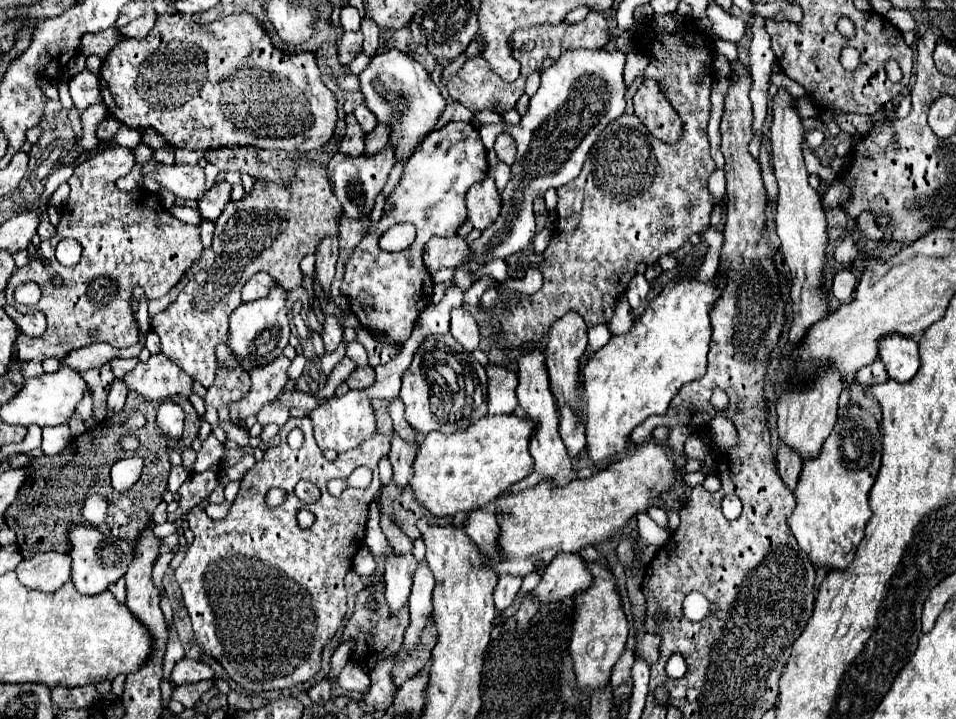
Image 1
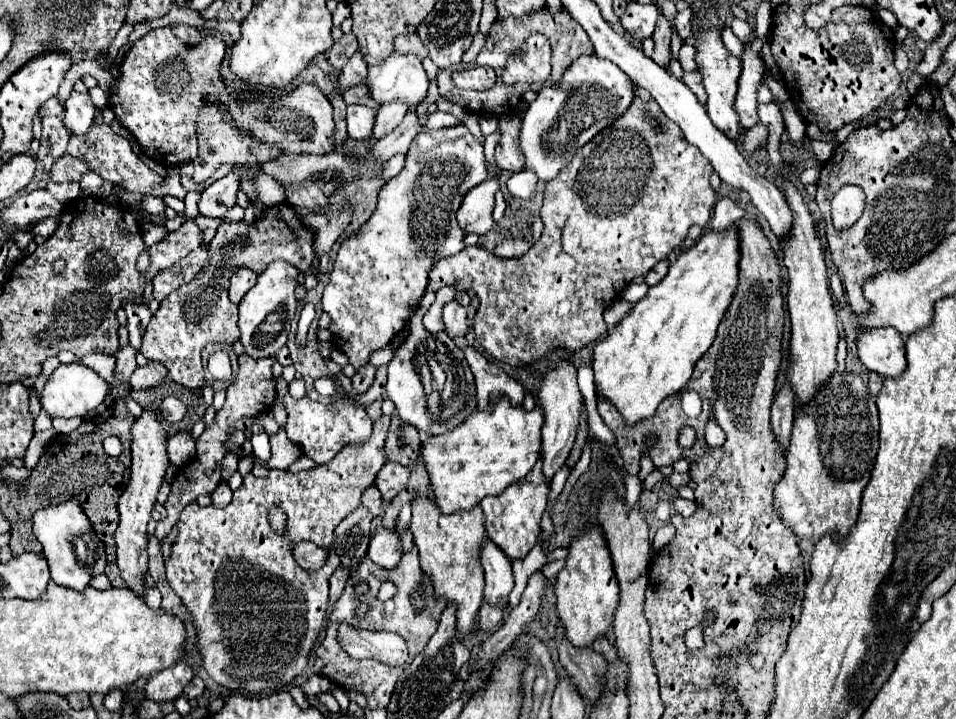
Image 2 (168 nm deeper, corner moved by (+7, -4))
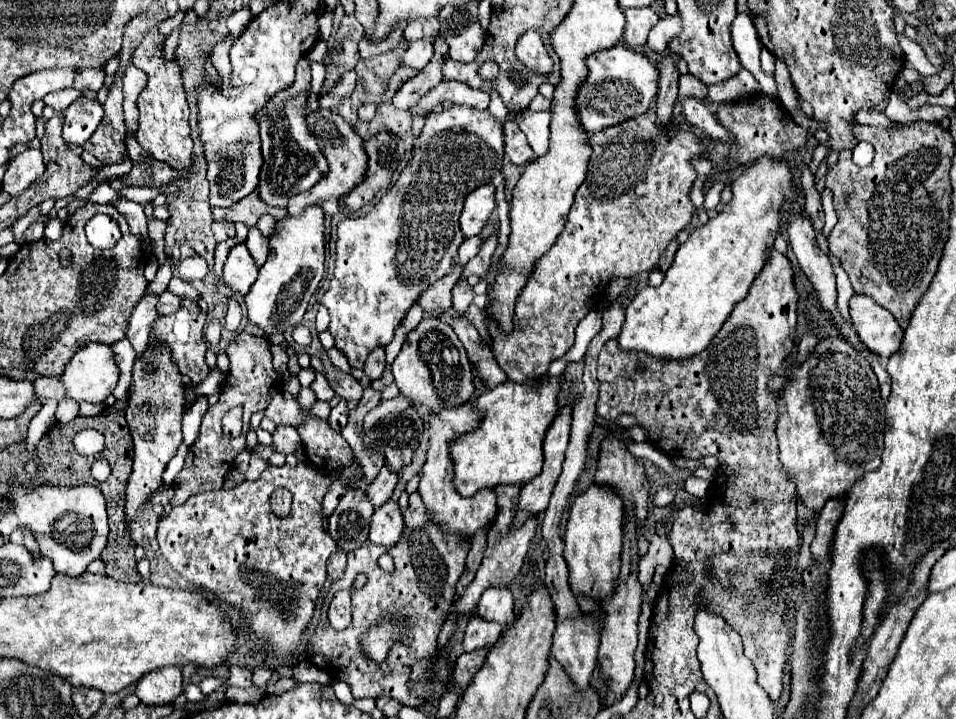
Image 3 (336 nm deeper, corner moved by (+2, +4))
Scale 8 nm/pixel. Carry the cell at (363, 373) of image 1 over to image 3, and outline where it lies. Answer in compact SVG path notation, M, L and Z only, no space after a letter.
M376 347L366 359L364 373L374 381L384 373L384 367L386 367L386 351L384 351L384 347Z

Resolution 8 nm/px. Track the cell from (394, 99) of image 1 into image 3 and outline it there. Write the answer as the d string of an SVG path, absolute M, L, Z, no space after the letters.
M428 39L412 41L408 51L402 57L402 65L408 65L408 67L414 67L414 69L420 71L420 69L424 69L430 63L432 55L434 55L432 41L428 41Z

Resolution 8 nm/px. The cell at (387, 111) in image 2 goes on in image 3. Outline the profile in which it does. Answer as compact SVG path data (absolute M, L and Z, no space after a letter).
M438 35L434 39L434 57L432 57L432 61L414 79L406 81L400 87L400 91L394 95L392 103L398 109L414 107L420 97L424 97L432 87L436 87L442 81L442 65L444 65L446 59L448 59L448 45L446 45L446 39L442 35Z

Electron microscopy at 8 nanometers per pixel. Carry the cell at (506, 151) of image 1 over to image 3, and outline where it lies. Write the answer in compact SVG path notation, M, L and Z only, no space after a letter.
M514 121L504 123L504 135L506 135L504 151L514 165L526 165L530 159L534 159L534 151L530 149L526 135L518 129Z

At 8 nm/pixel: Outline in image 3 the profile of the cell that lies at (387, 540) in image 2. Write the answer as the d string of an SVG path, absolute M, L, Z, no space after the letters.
M390 499L374 511L374 515L370 519L368 539L374 545L390 547L402 535L402 527L404 527L404 523L402 523L402 511L398 507L398 501Z

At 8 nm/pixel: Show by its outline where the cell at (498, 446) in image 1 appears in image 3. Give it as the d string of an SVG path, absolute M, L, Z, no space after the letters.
M542 377L540 381L528 383L514 383L508 379L478 397L476 407L484 411L484 421L480 421L478 431L466 433L450 445L458 493L470 497L498 483L528 483L542 471L542 443L548 427L558 415L560 389L562 377Z

